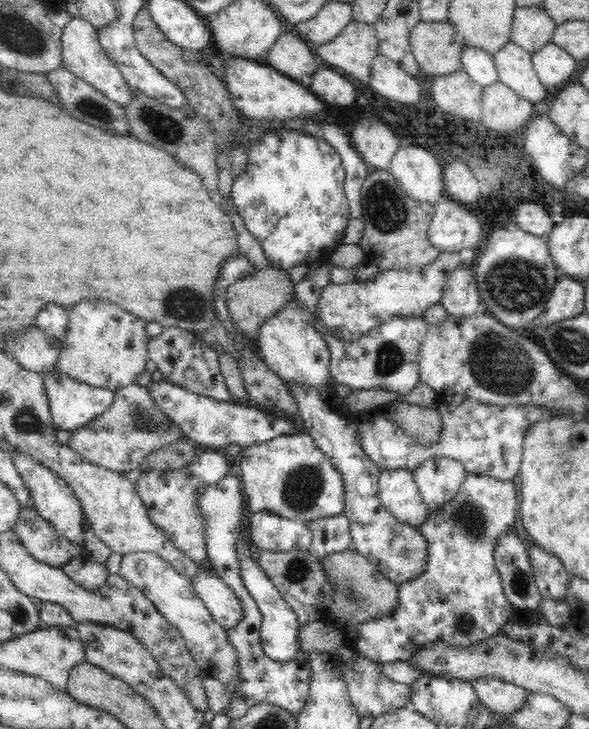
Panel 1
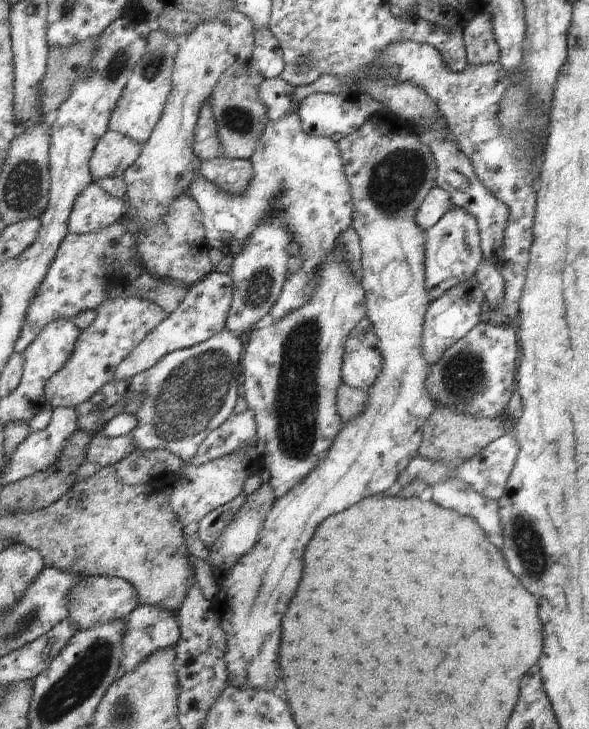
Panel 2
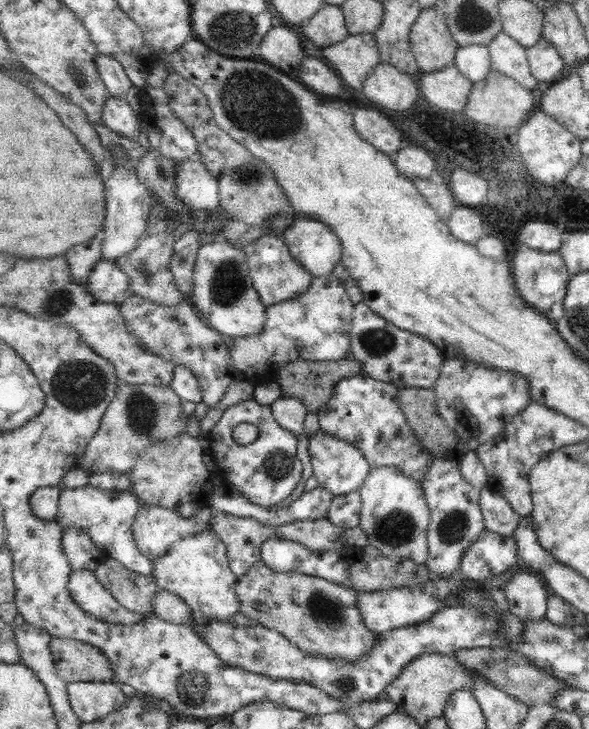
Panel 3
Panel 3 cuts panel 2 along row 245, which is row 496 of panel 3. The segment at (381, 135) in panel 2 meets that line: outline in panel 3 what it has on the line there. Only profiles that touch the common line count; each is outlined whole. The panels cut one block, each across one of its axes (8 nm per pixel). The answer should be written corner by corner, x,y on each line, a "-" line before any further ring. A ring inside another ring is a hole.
374,467
358,490
363,500
360,527
365,530
369,545
383,556
401,557
417,564
430,559
428,530
431,524
430,505
422,483
401,473
396,467

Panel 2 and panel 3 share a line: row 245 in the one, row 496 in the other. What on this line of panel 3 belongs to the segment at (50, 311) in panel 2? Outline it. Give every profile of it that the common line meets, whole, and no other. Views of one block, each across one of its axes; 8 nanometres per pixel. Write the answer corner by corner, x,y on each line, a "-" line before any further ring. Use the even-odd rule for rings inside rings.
90,484
81,488
62,488
57,521
63,530
71,526
83,527
91,535
93,543
102,549
105,558
118,560
133,572
151,576
155,569
153,561
139,550
134,535
135,519
142,504
131,490
98,489

